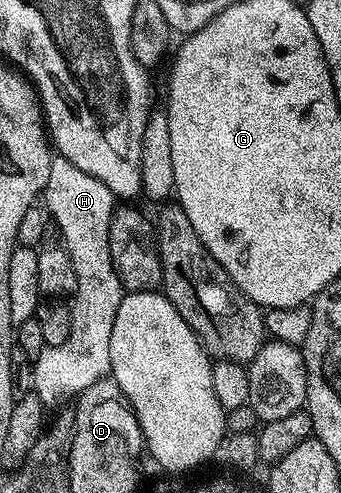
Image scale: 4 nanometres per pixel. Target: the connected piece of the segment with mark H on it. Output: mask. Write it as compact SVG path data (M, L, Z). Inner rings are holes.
M55 155L51 158L49 179L44 187L42 200L49 214L50 220L59 228L61 244L67 249L69 259L72 260L73 270L76 271L77 289L70 302L73 315L73 327L60 345L47 345L41 355L33 358L31 366L31 383L33 391L40 397L44 407L51 407L62 397L74 398L93 387L98 381L104 380L110 374L111 360L109 359L109 339L113 339L113 319L117 319L117 307L121 307L121 299L125 295L123 285L117 279L117 271L113 267L113 259L109 255L109 219L117 207L114 193L101 183L101 179L93 179L93 175L85 175L81 167L73 167L69 159Z

